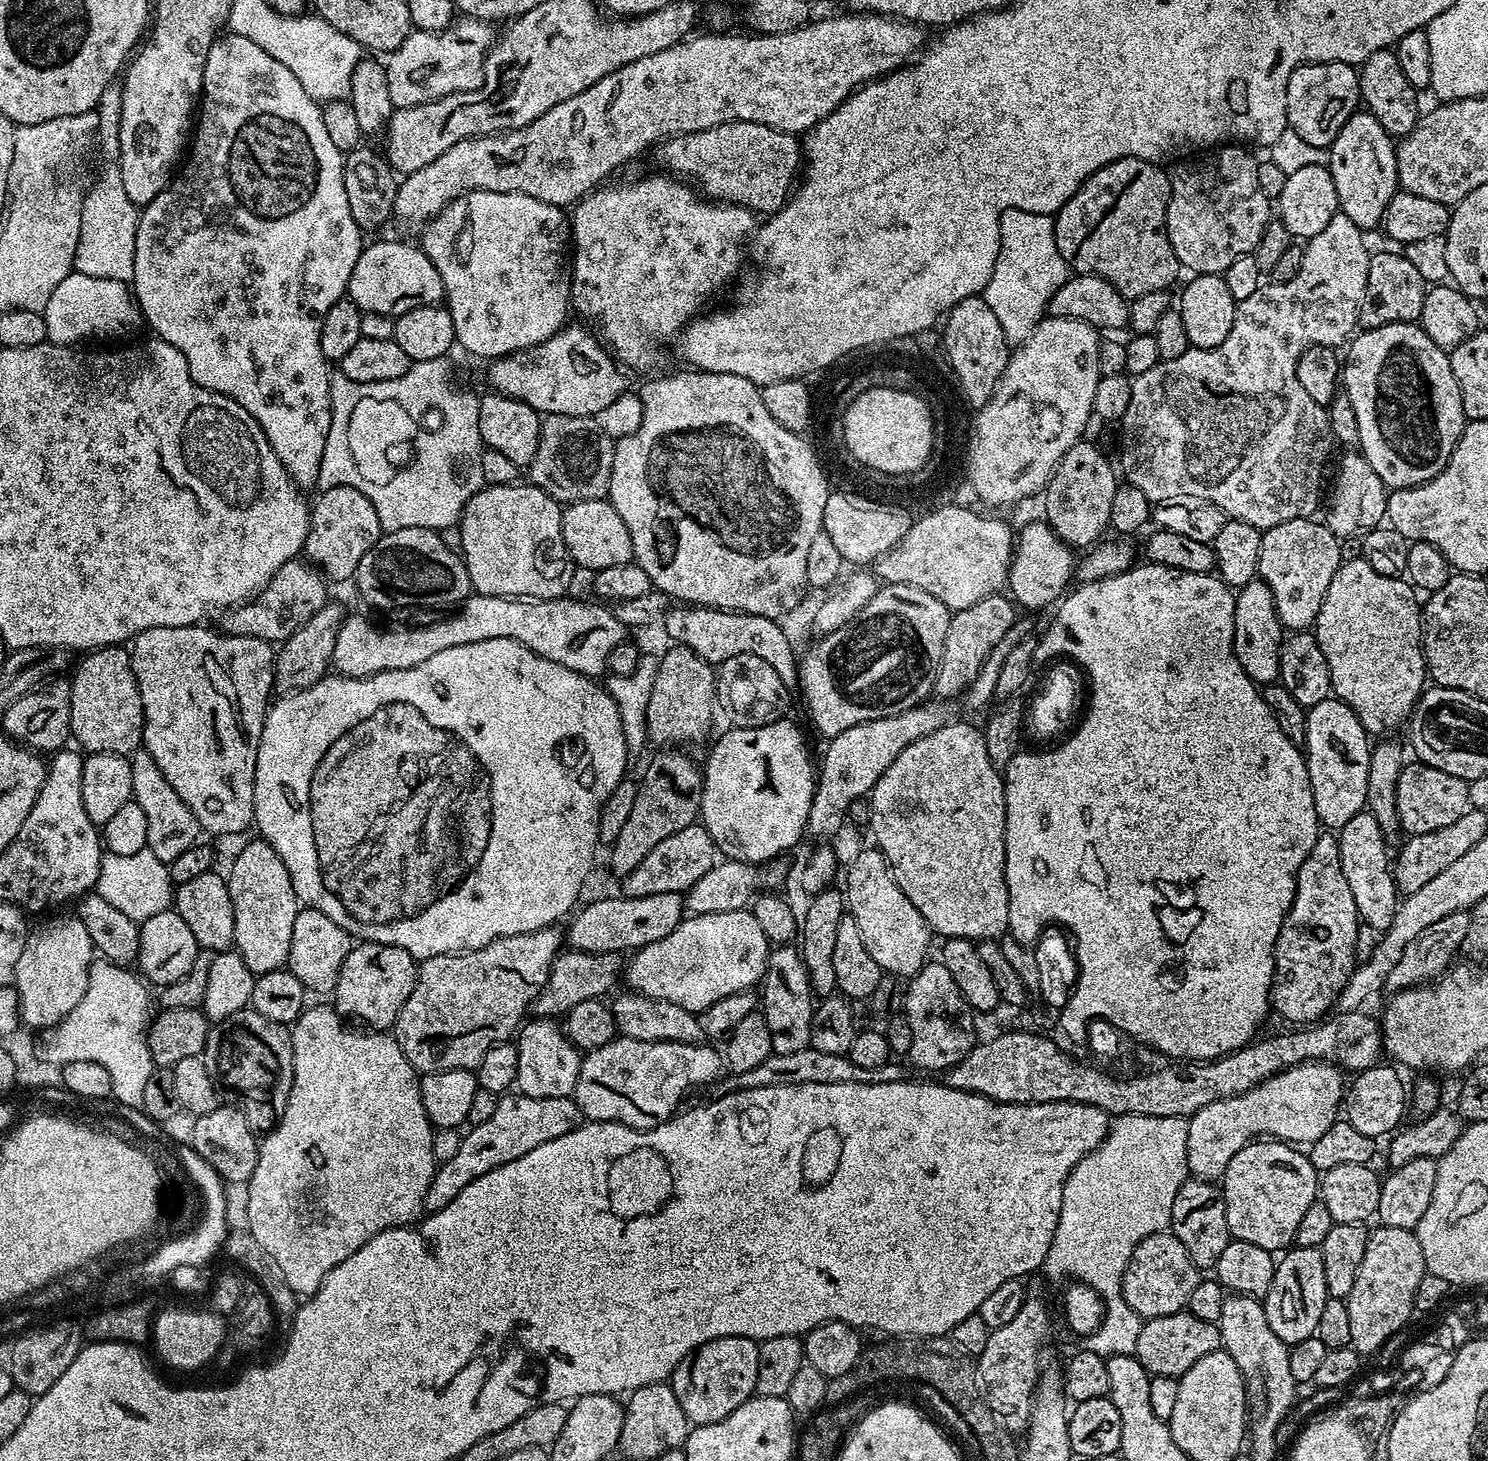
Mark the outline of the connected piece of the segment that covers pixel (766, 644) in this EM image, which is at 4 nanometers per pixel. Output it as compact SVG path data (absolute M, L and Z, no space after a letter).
M672 606L664 613L663 624L664 632L672 639L673 645L694 650L694 654L701 656L707 664L719 666L724 660L743 652L754 654L755 657L762 658L774 666L789 690L799 689L800 665L797 649L786 640L786 634L775 620L735 610L717 610L703 606Z

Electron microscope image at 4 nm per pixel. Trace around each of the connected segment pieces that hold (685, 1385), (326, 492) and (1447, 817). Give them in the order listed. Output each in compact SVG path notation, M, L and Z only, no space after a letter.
M723 1336L698 1346L686 1354L682 1362L678 1362L671 1374L670 1383L689 1425L722 1422L722 1418L734 1414L738 1406L752 1399L758 1382L759 1353L755 1340L741 1336Z
M334 486L323 489L320 497L310 504L308 517L308 533L302 549L303 555L329 581L348 580L355 577L358 562L362 562L362 554L370 550L380 541L382 529L378 522L378 514L370 500L356 488L350 486Z
M1419 762L1405 763L1396 790L1399 827L1408 836L1417 836L1430 834L1430 830L1442 830L1442 826L1458 822L1458 818L1462 818L1462 814L1470 808L1468 786L1469 781L1446 774L1446 770Z

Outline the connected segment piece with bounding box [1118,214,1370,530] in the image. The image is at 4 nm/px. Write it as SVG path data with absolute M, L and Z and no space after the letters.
M1343 214L1330 218L1329 224L1303 245L1304 257L1301 269L1298 270L1298 274L1294 275L1294 278L1281 284L1265 283L1258 290L1254 290L1250 298L1237 303L1234 326L1230 326L1230 334L1226 334L1226 342L1222 342L1222 346L1217 348L1189 347L1180 358L1173 358L1169 361L1161 360L1159 364L1146 370L1146 374L1132 380L1130 406L1126 406L1124 419L1118 424L1121 432L1118 468L1127 483L1138 486L1138 490L1142 490L1142 494L1146 494L1146 498L1153 502L1179 496L1202 498L1221 508L1225 517L1241 520L1261 530L1273 528L1282 522L1290 522L1294 518L1312 518L1317 515L1316 507L1319 504L1321 507L1322 504L1320 491L1324 492L1326 488L1324 467L1327 466L1328 455L1332 452L1332 446L1334 447L1334 437L1325 405L1314 402L1314 398L1310 398L1310 394L1306 394L1306 389L1298 382L1298 358L1307 348L1313 348L1315 344L1323 348L1336 348L1340 346L1340 343L1343 345L1357 331L1362 294L1366 294L1366 274L1370 270L1368 261L1370 248L1364 245L1364 236L1362 229L1354 226L1354 222L1350 222L1350 218L1346 218Z

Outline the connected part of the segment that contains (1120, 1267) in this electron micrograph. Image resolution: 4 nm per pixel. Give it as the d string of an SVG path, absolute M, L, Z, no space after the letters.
M1115 1117L1109 1125L1107 1138L1072 1168L1063 1184L1058 1227L1054 1232L1054 1241L1050 1244L1048 1256L1044 1260L1042 1272L1052 1280L1067 1281L1069 1278L1075 1278L1089 1284L1104 1301L1104 1317L1100 1320L1100 1327L1086 1337L1087 1351L1096 1352L1105 1358L1136 1354L1138 1334L1142 1334L1144 1320L1134 1314L1134 1310L1120 1293L1122 1277L1138 1241L1155 1232L1165 1231L1172 1223L1174 1198L1189 1175L1188 1140L1190 1144L1191 1138L1192 1126L1187 1117Z

